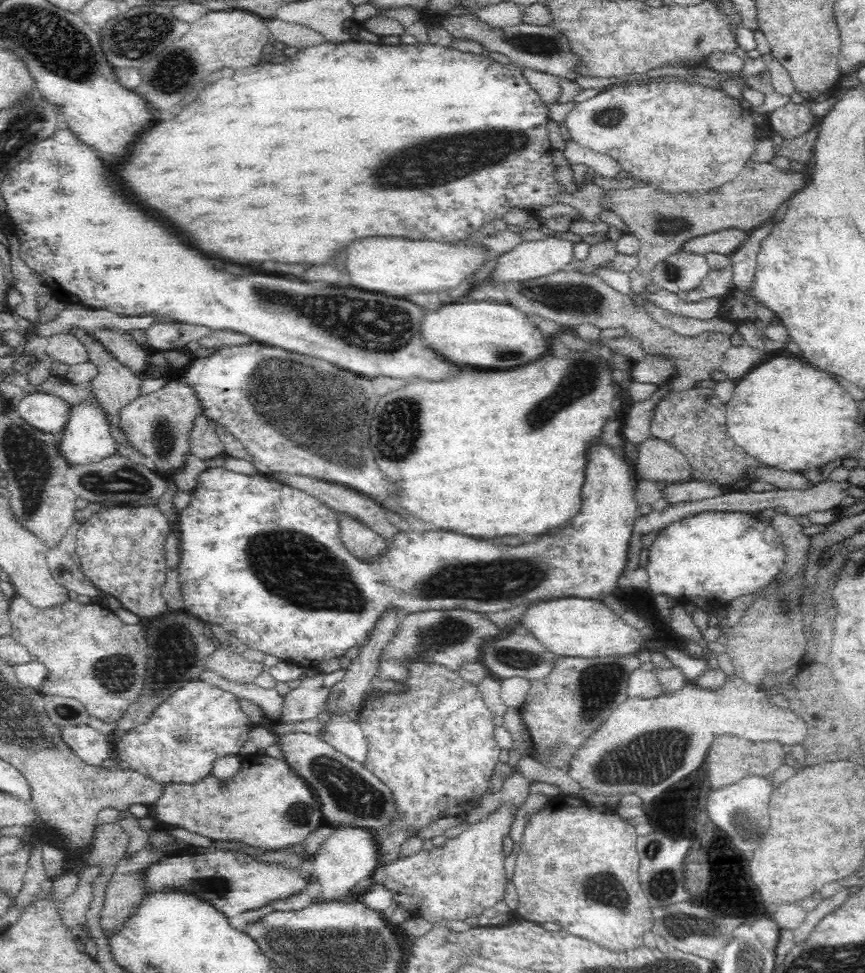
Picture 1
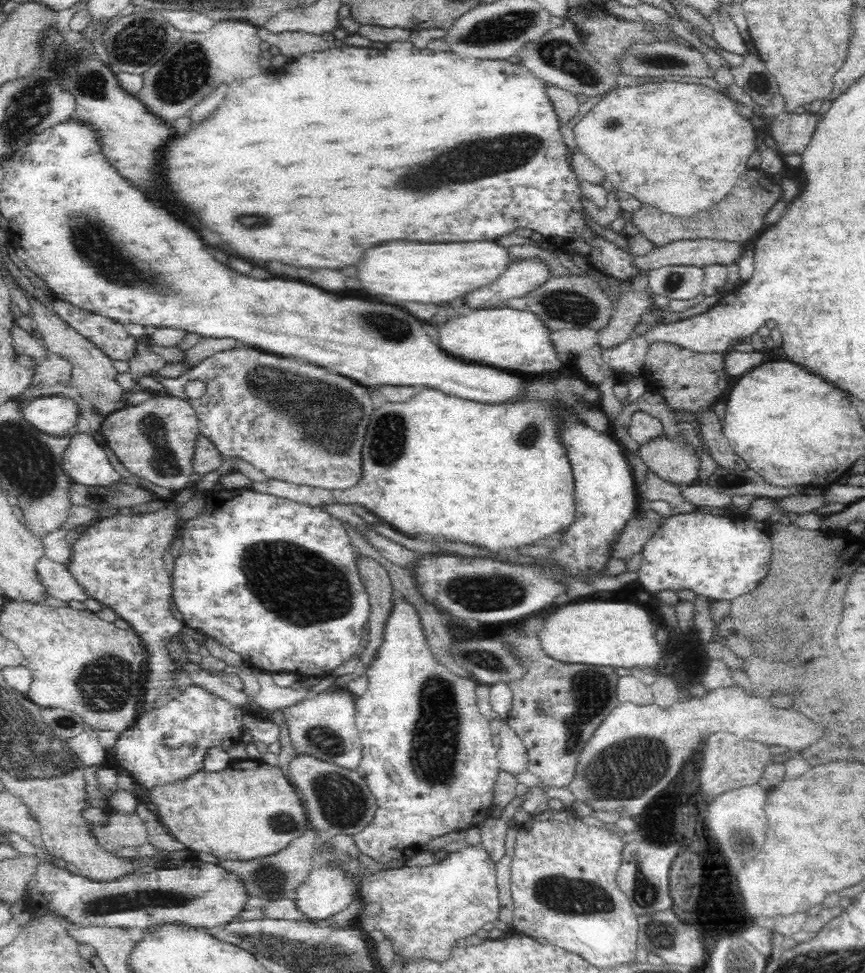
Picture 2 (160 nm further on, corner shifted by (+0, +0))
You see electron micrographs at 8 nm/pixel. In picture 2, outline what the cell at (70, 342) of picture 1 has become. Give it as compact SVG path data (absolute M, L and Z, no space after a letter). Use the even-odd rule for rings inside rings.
M47 351L47 357L40 362L29 386L53 386L68 383L71 379L72 361L62 357L60 353Z

